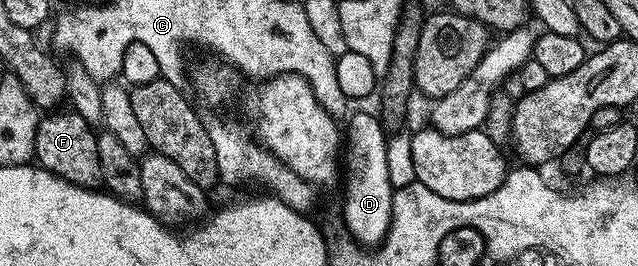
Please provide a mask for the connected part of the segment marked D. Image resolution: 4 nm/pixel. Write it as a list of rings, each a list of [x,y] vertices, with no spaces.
[[[354,113],[350,122],[344,125],[344,181],[346,190],[342,193],[342,221],[346,224],[345,232],[362,247],[378,247],[389,233],[392,223],[392,201],[394,187],[388,175],[388,142],[383,122],[370,113]]]

